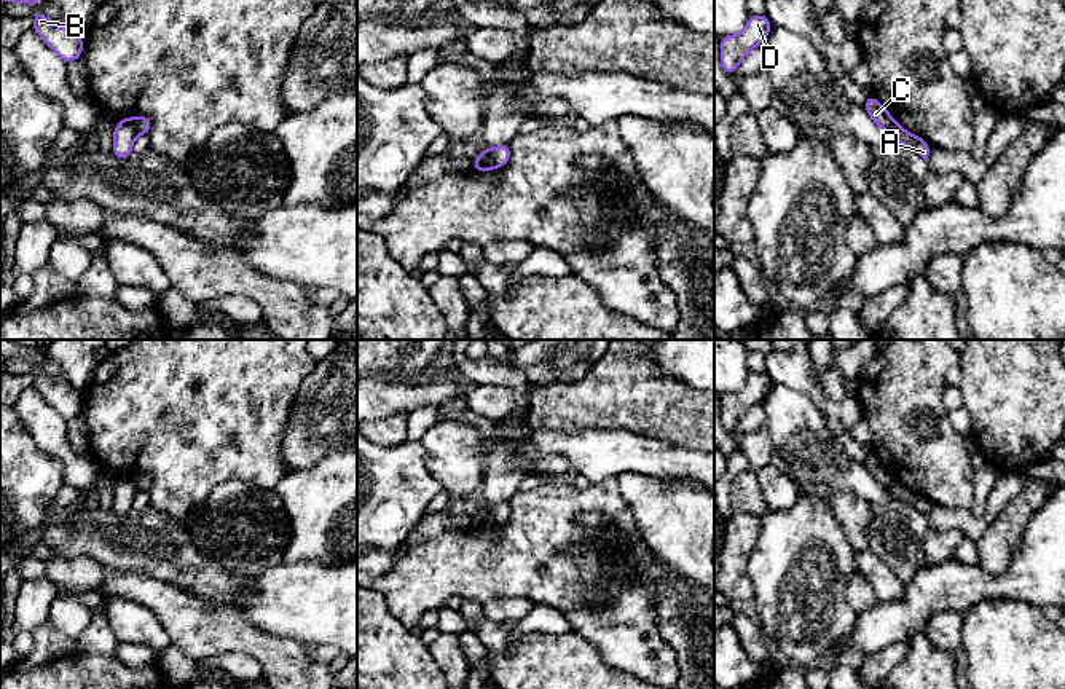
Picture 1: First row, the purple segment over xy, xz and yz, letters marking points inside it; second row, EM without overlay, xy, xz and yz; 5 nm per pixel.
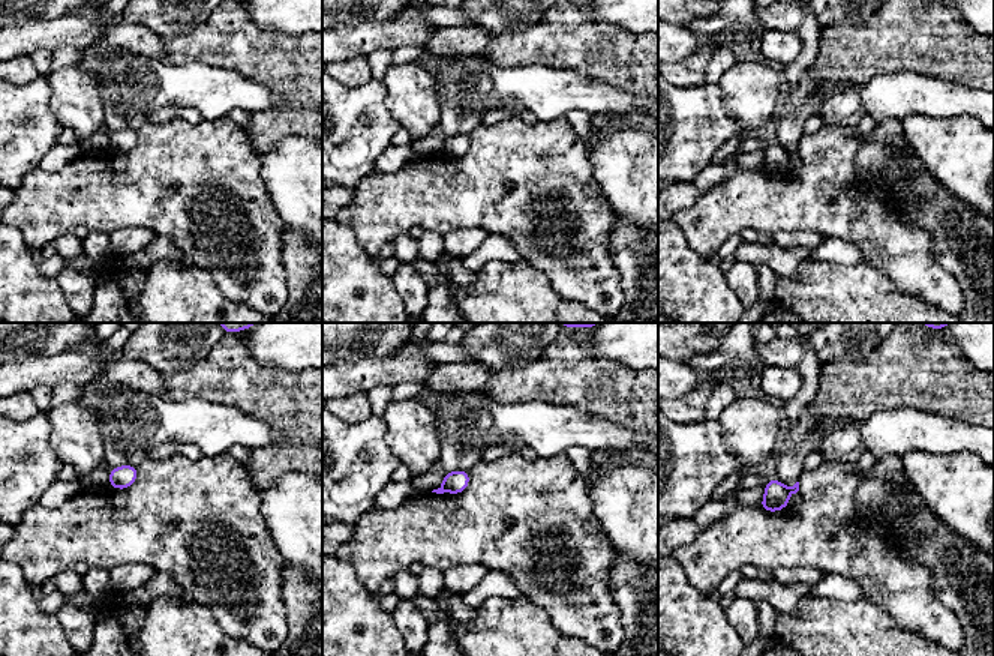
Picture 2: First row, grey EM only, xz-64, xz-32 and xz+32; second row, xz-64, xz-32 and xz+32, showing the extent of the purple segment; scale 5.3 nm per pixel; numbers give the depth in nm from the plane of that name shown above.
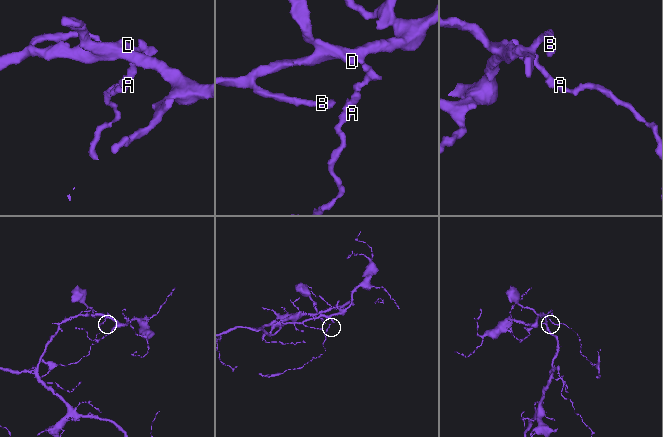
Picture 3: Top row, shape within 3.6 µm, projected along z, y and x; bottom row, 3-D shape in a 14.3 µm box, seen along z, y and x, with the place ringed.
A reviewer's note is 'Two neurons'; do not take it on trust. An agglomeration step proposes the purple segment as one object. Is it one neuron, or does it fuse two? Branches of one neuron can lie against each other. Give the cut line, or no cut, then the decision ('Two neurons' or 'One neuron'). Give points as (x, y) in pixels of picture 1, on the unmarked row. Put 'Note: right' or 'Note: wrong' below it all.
Split along xz (485, 507), (496, 523). Two neurons
Note: right

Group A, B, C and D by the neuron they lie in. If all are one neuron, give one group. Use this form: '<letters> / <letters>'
A / B C D

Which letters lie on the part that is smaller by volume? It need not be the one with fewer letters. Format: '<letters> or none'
A

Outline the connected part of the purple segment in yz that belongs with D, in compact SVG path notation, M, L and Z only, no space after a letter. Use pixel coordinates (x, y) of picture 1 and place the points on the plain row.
M749 372L746 384L741 391L721 394L722 427L727 432L733 434L738 421L751 407L764 400L770 386L772 383L767 372L764 373Z

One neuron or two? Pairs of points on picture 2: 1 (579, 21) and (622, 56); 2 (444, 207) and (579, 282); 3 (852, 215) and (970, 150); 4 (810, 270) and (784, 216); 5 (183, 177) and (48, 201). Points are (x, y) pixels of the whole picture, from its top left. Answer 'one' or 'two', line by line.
1: one
2: one
3: two
4: two
5: one

